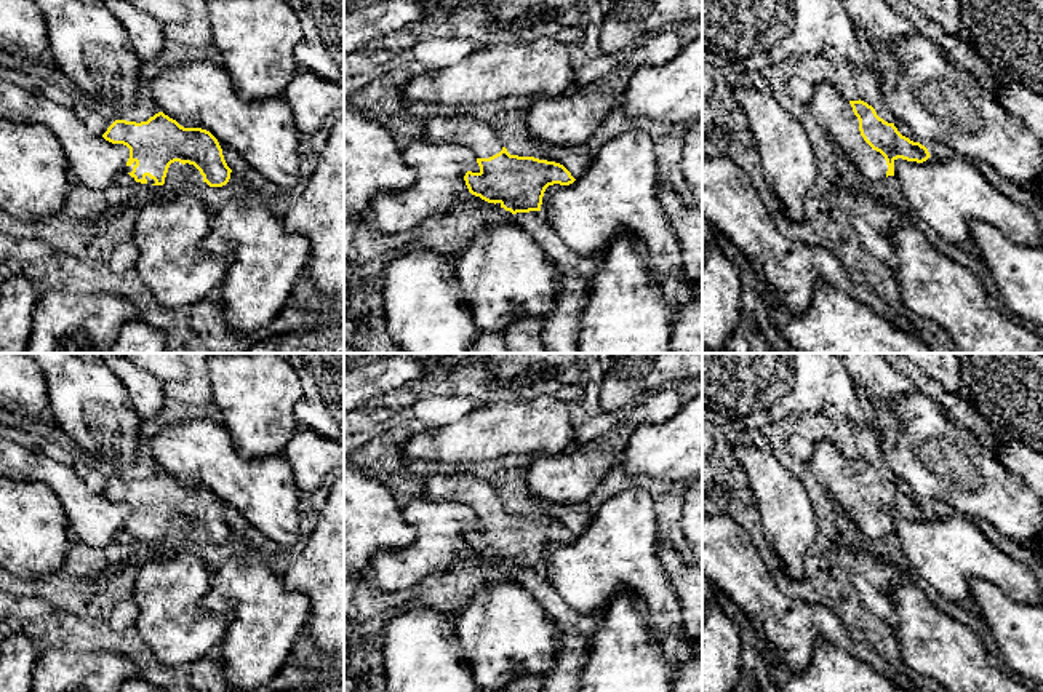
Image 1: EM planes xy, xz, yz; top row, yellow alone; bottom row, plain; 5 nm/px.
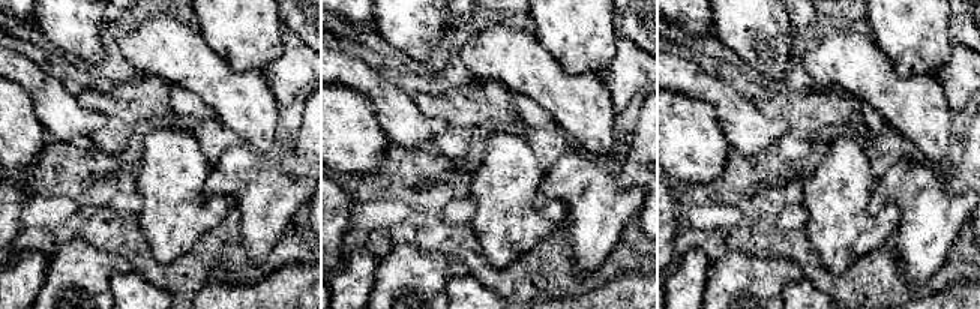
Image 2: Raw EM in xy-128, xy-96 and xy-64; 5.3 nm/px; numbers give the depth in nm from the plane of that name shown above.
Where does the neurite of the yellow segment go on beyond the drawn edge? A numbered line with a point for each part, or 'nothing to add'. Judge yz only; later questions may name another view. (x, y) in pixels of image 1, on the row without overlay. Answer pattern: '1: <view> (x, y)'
1: yz (827, 462)

